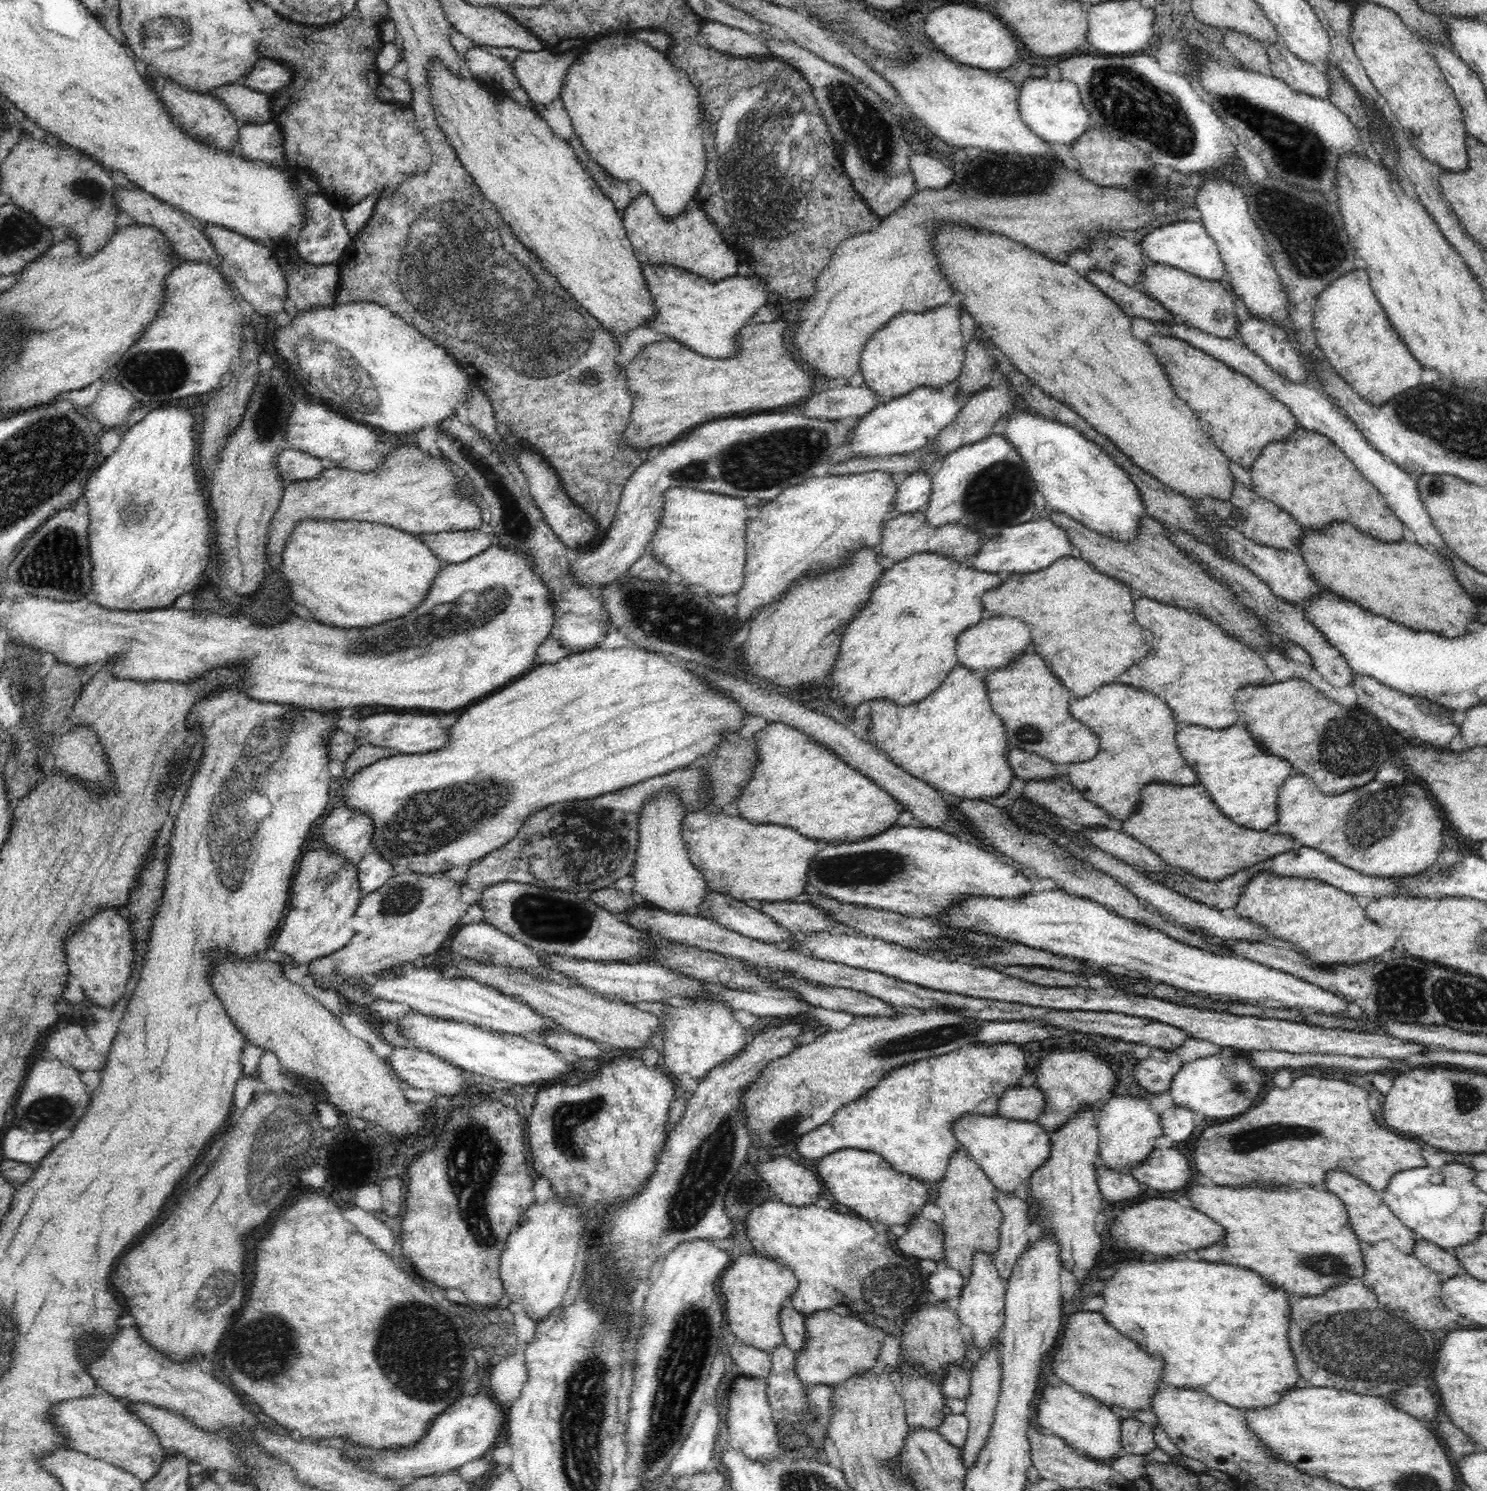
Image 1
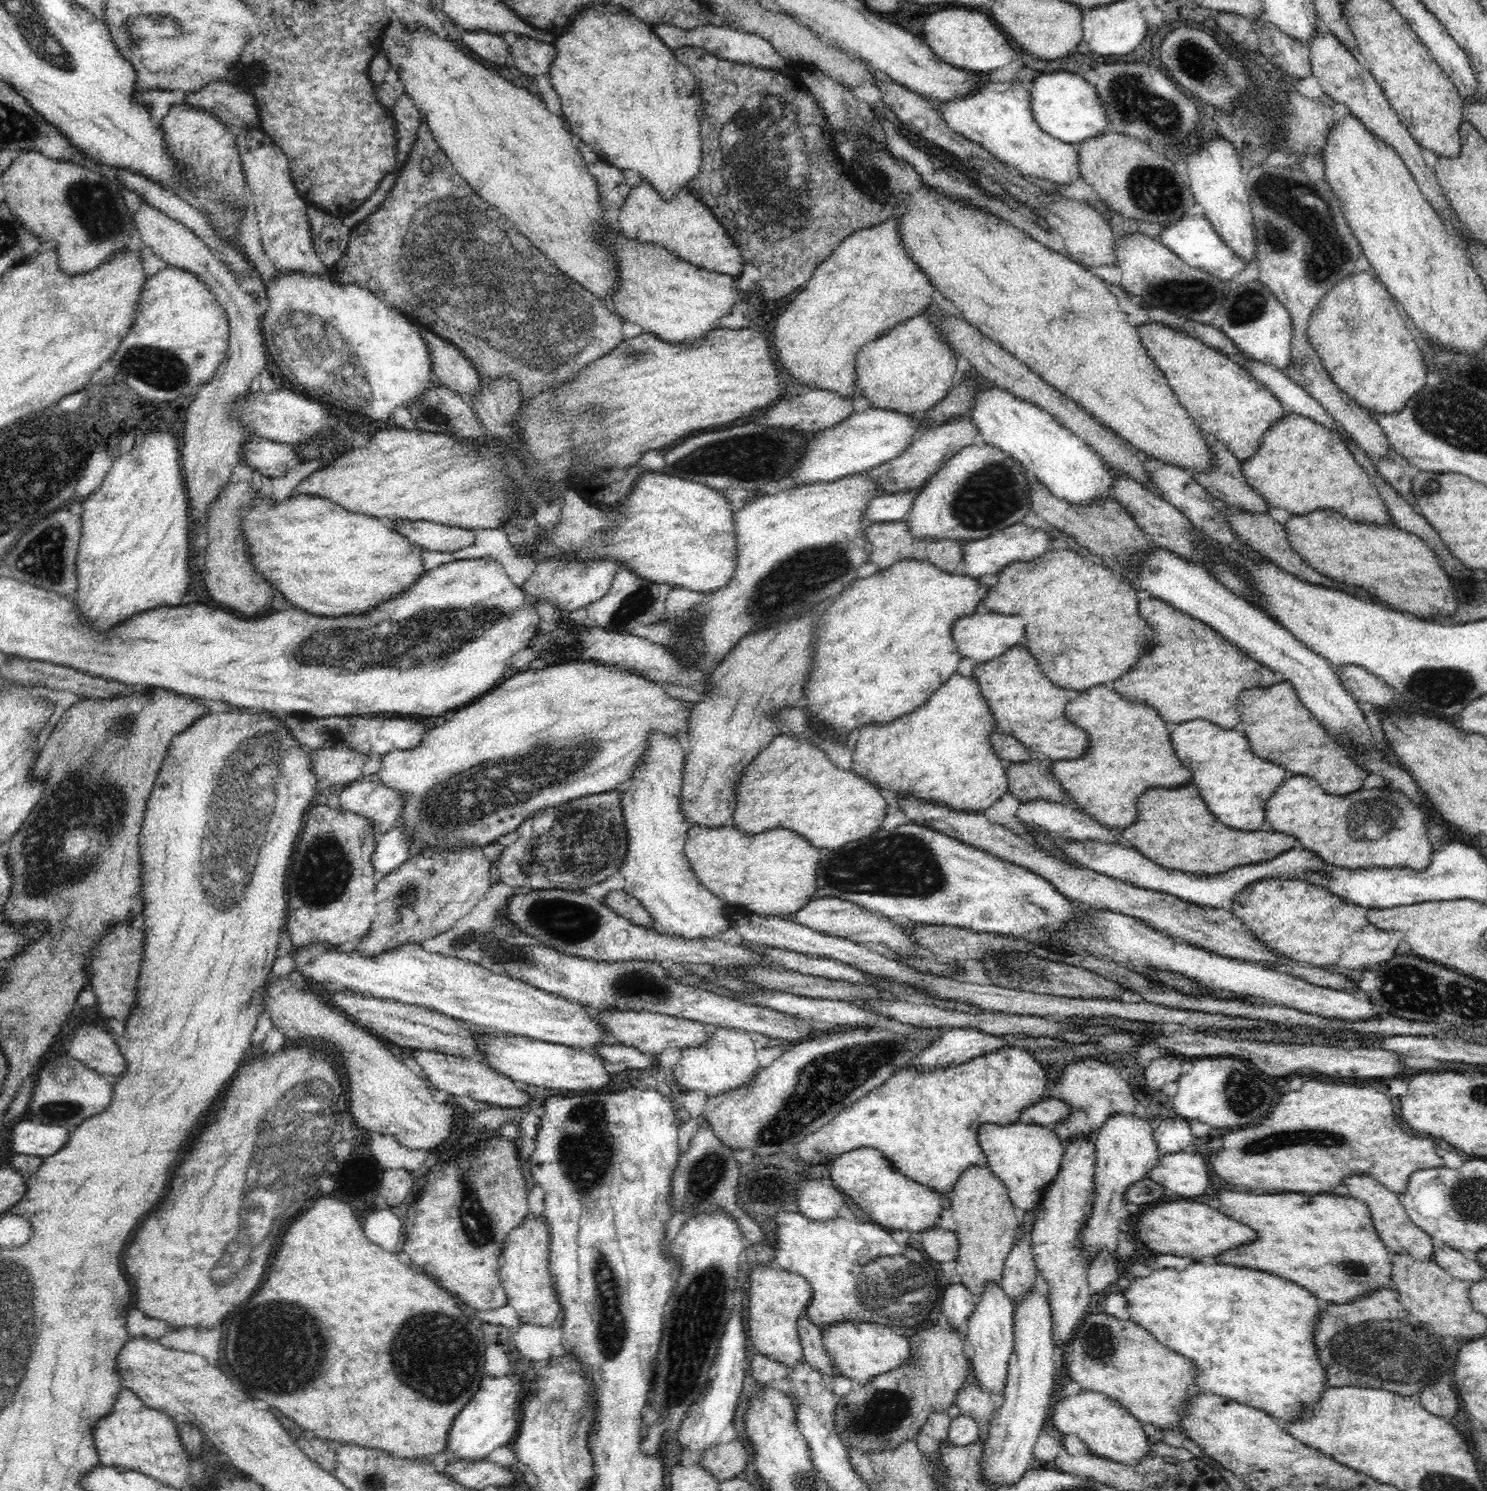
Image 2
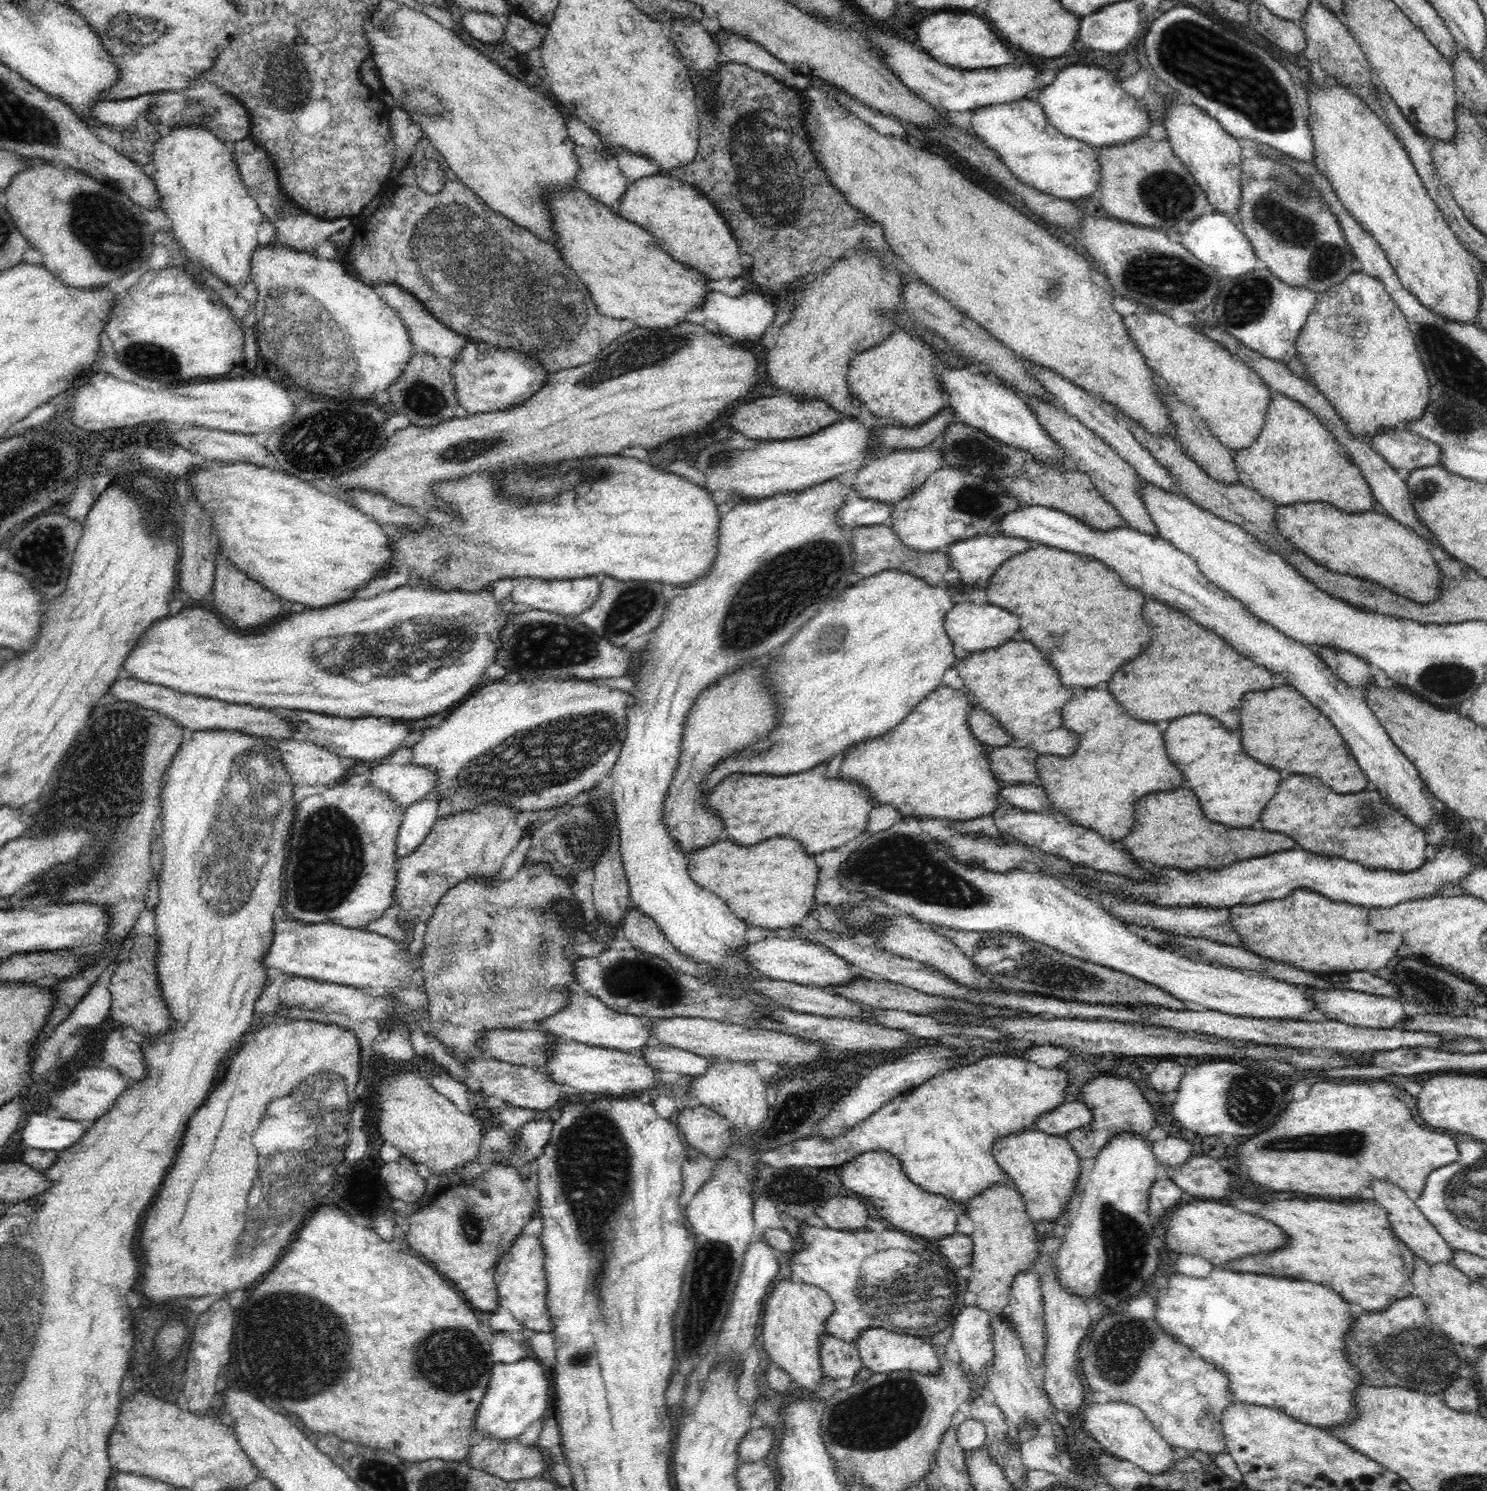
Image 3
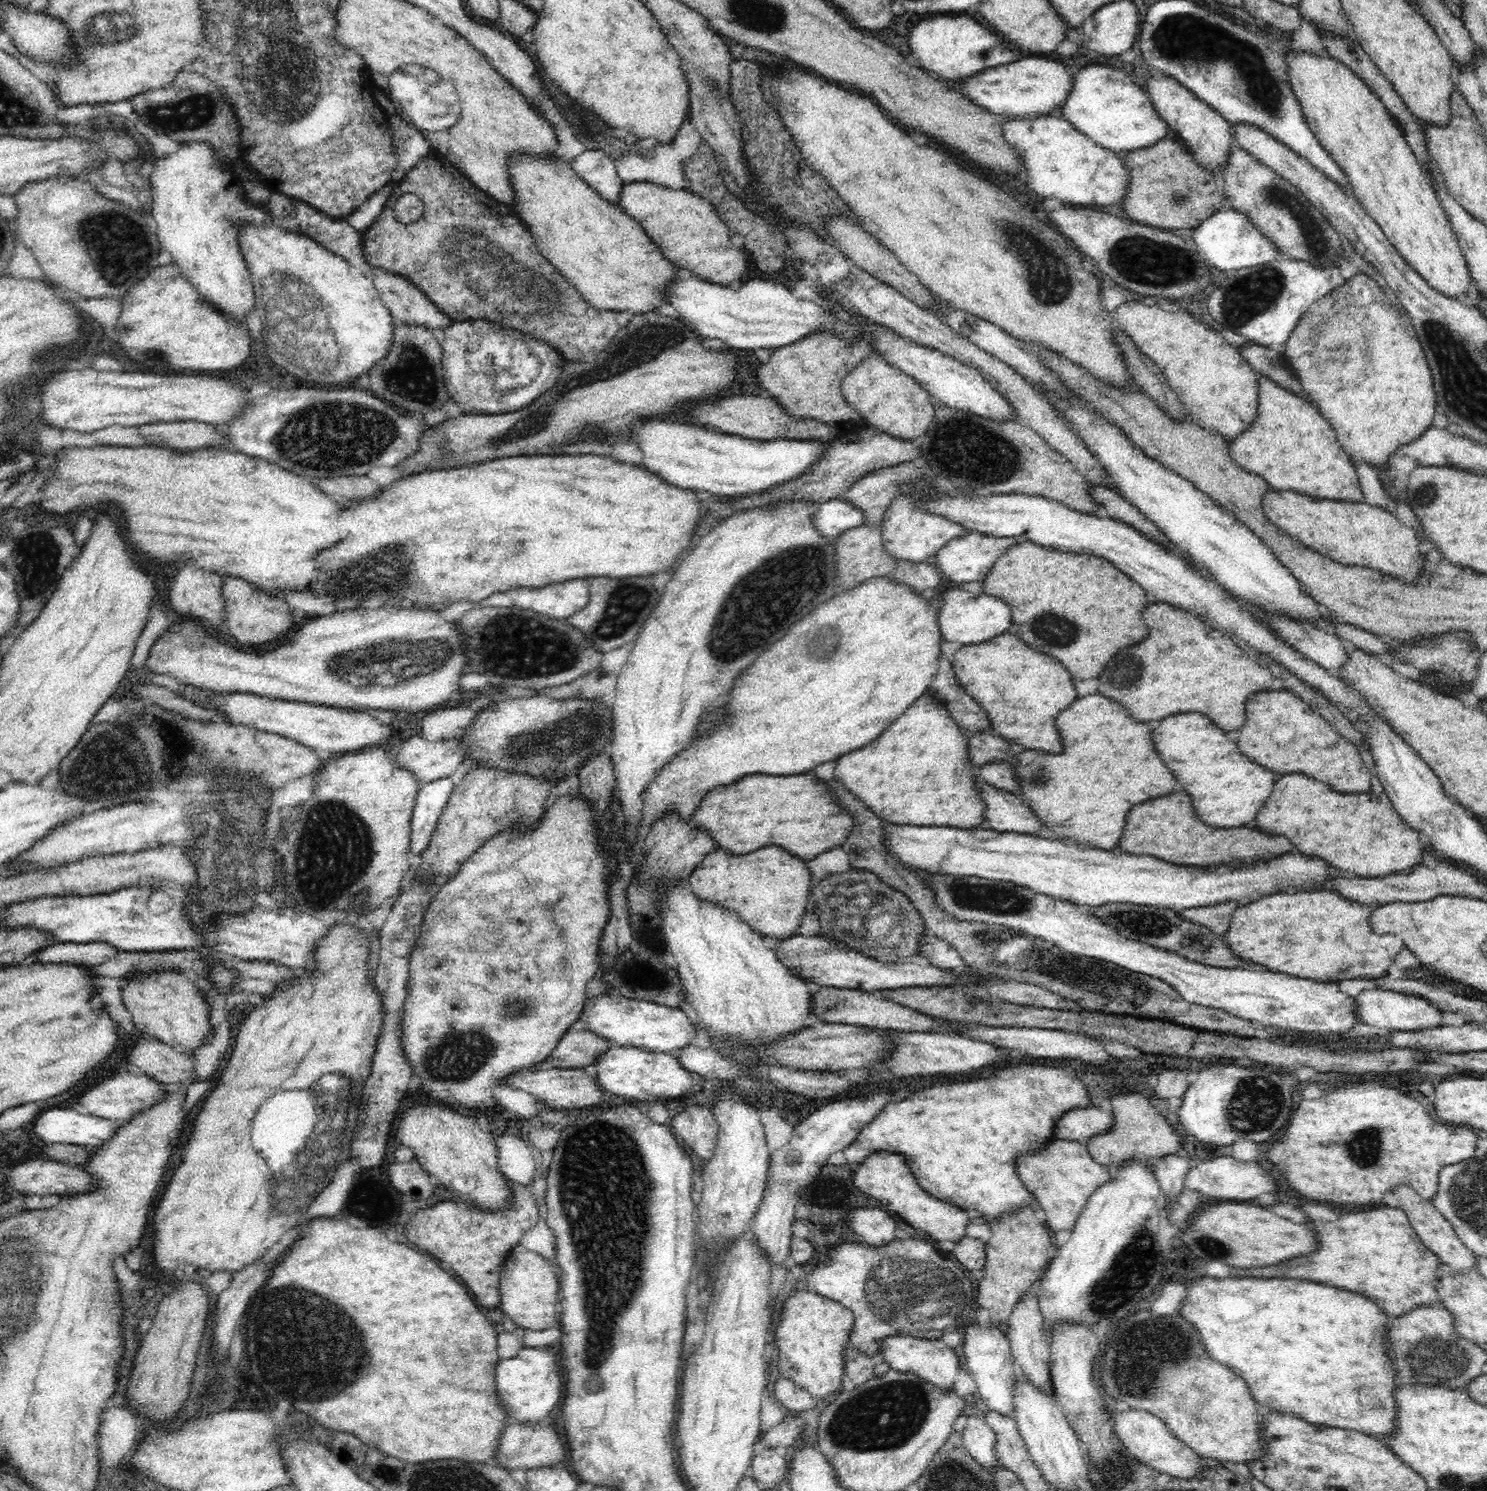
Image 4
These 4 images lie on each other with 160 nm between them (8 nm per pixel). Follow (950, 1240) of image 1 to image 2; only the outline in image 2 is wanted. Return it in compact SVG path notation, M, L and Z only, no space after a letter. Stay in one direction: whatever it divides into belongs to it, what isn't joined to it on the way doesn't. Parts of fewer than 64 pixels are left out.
M988 1166L968 1168L951 1191L951 1210L958 1239L956 1272L969 1292L976 1298L982 1298L988 1284L998 1285L1002 1281L1004 1263L1022 1234L1022 1224L1016 1219L1007 1187Z

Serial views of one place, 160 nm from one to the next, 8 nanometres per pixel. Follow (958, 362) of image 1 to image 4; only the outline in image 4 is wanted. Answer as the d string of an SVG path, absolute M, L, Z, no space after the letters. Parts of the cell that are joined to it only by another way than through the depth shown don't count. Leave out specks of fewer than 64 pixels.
M868 353L859 362L844 378L841 391L848 404L861 414L864 421L897 440L919 441L928 430L929 424L932 424L934 410L930 402L931 394L912 377L885 364L877 353Z

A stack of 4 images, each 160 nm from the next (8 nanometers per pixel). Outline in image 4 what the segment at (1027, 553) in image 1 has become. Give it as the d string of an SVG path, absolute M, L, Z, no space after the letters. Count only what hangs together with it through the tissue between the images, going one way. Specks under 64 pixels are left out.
M966 532L962 537L947 542L932 559L936 563L936 568L944 572L957 586L974 581L983 582L1000 556L1008 550L1008 547L1016 546L1018 542L1019 539L1015 537L996 538L992 535Z

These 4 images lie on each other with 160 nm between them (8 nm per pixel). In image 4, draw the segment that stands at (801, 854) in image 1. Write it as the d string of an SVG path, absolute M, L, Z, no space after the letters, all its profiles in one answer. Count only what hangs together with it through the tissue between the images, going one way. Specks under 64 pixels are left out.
M766 846L762 850L756 850L756 854L748 854L744 858L728 858L728 854L714 850L704 857L704 861L700 862L688 880L697 900L726 908L729 912L736 913L755 933L772 936L780 941L796 934L803 914L809 907L809 890L813 882L806 864L800 862L800 858L792 858L792 854L784 854L780 846Z

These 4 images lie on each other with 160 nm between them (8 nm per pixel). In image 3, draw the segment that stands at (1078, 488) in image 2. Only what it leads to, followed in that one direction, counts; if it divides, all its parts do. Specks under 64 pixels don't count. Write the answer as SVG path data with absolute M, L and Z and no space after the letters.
M970 367L968 370L966 368L942 368L940 378L942 378L940 389L947 394L956 420L984 431L998 442L1006 442L1028 451L1034 451L1034 455L1046 463L1076 467L1064 447L1052 439L1044 427L1040 427L1036 413L1014 390L982 375L980 371L972 374Z

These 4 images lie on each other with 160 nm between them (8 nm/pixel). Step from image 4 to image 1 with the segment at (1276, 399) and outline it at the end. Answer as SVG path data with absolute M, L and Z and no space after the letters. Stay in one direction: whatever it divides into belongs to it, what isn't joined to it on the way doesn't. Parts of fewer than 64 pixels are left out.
M1296 427L1285 438L1268 442L1256 457L1251 472L1251 489L1279 506L1306 529L1321 529L1330 522L1347 522L1372 538L1393 542L1402 539L1402 521L1395 515L1378 489L1355 467L1355 464L1319 431Z

